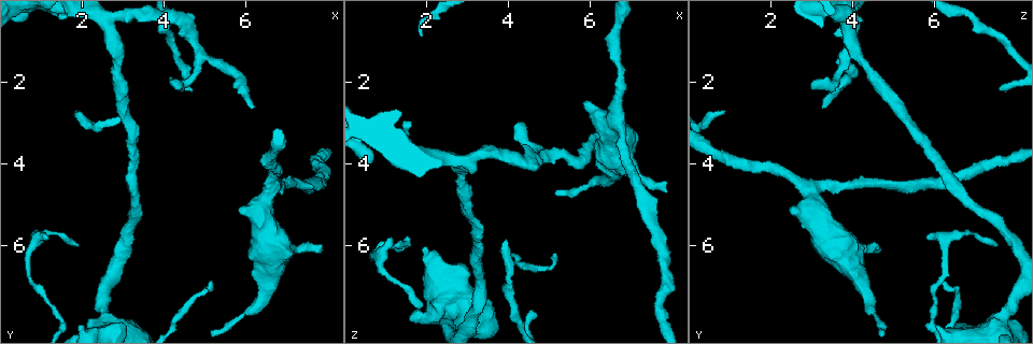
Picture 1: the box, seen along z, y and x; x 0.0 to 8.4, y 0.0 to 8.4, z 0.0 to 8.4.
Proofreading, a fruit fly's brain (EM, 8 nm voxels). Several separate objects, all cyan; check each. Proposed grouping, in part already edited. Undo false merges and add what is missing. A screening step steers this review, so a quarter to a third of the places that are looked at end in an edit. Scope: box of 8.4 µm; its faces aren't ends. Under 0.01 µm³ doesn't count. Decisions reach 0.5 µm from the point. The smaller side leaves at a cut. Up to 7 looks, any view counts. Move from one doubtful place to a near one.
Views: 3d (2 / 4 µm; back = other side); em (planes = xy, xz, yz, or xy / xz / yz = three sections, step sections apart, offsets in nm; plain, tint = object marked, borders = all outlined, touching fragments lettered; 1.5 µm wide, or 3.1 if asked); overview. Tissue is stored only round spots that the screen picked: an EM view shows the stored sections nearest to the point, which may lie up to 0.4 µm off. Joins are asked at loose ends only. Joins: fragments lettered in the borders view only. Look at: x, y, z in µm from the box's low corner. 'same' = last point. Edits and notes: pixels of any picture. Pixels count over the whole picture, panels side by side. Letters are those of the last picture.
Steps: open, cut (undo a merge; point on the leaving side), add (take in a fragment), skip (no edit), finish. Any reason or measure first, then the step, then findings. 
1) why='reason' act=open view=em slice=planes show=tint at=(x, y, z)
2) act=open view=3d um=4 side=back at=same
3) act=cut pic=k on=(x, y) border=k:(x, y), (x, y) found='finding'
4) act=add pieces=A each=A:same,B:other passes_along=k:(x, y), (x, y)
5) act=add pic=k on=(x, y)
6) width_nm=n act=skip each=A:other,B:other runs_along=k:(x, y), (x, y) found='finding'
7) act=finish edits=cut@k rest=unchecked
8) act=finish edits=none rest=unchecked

act=open view=em slice=planes show=plain at=(7.90, 6.10, 4.70)

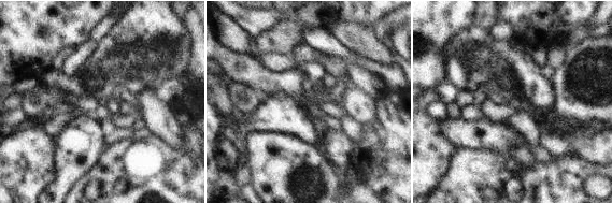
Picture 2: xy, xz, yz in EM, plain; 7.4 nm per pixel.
act=open view=em slice=planes show=borders at=same

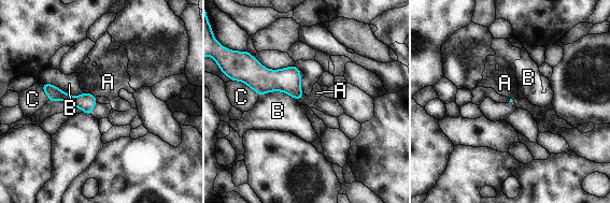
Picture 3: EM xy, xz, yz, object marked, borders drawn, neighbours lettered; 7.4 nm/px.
act=skip each=A:other,B:other,C:other found='none of them fits'

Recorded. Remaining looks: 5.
why='tapers out' act=open view=em slice=xy step=4 show=tint at=(5.10, 6.95, 6.25)

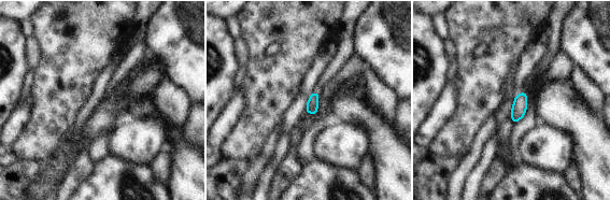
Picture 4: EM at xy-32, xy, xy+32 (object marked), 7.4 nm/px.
why='cut it another way' act=open view=em slice=planes show=borders at=same

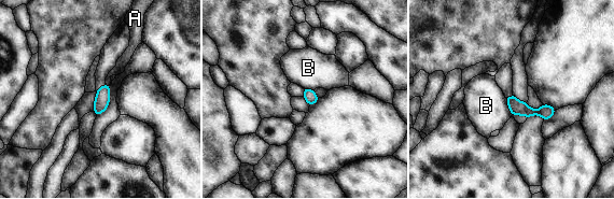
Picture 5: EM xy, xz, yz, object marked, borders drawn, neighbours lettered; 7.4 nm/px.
act=add pieces=A each=A:same,B:other found='the cell continues'

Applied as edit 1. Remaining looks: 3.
why='a narrow waist' act=open view=em slice=yz step=4 show=borders at=(0.65, 6.80, 6.15)

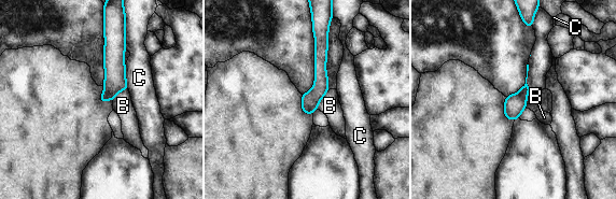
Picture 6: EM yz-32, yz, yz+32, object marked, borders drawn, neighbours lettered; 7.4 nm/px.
act=skip each=B:other,C:other border=6:(328, 90), (317, 108) found='one cell here'

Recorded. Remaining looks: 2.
act=finish edits=add@5 rest=unchecked

